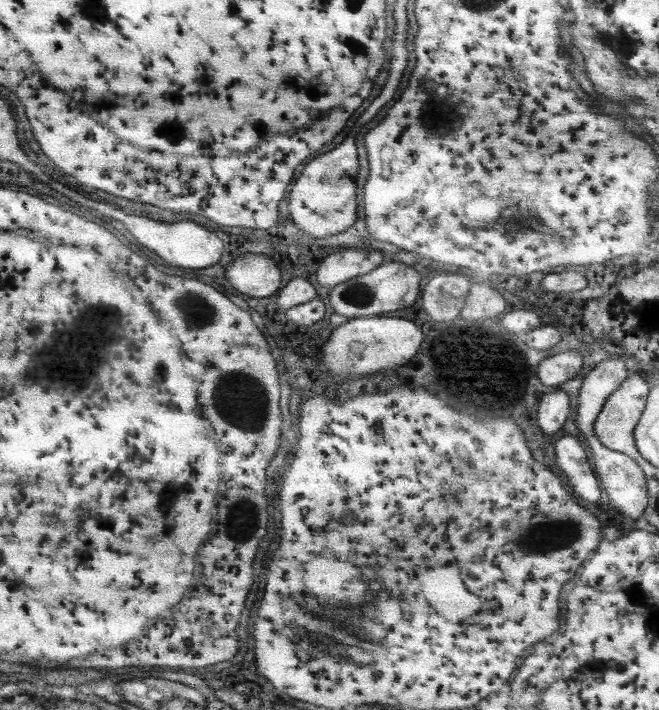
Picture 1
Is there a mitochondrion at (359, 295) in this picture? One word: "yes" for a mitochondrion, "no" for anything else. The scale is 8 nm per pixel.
yes

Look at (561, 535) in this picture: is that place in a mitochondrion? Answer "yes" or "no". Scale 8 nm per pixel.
yes

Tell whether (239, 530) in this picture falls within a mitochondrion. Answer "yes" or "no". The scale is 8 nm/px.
yes

